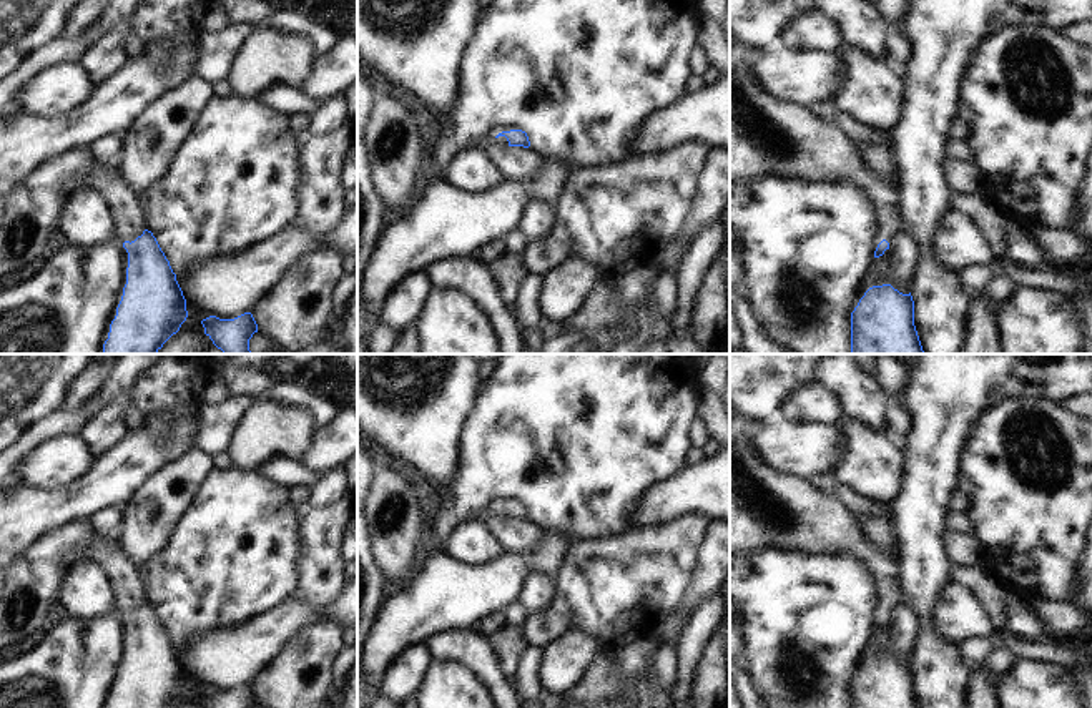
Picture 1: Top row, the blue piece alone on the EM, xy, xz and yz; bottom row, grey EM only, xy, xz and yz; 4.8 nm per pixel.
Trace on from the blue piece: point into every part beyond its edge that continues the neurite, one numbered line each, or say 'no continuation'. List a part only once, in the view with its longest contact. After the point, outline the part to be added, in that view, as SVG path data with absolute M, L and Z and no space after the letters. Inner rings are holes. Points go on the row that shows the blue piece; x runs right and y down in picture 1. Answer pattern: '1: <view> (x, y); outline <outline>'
1: xy (34, 208); outline M73 150L42 165L25 183L7 194L7 224L0 234L0 279L47 253L50 234L60 224L65 206L81 189L98 189L113 208L125 241L135 241L146 224L146 203L131 188L118 163L100 163L90 150Z

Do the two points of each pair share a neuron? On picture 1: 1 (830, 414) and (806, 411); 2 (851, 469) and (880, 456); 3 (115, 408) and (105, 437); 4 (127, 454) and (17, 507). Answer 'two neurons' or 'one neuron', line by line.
1: one neuron
2: one neuron
3: one neuron
4: one neuron

